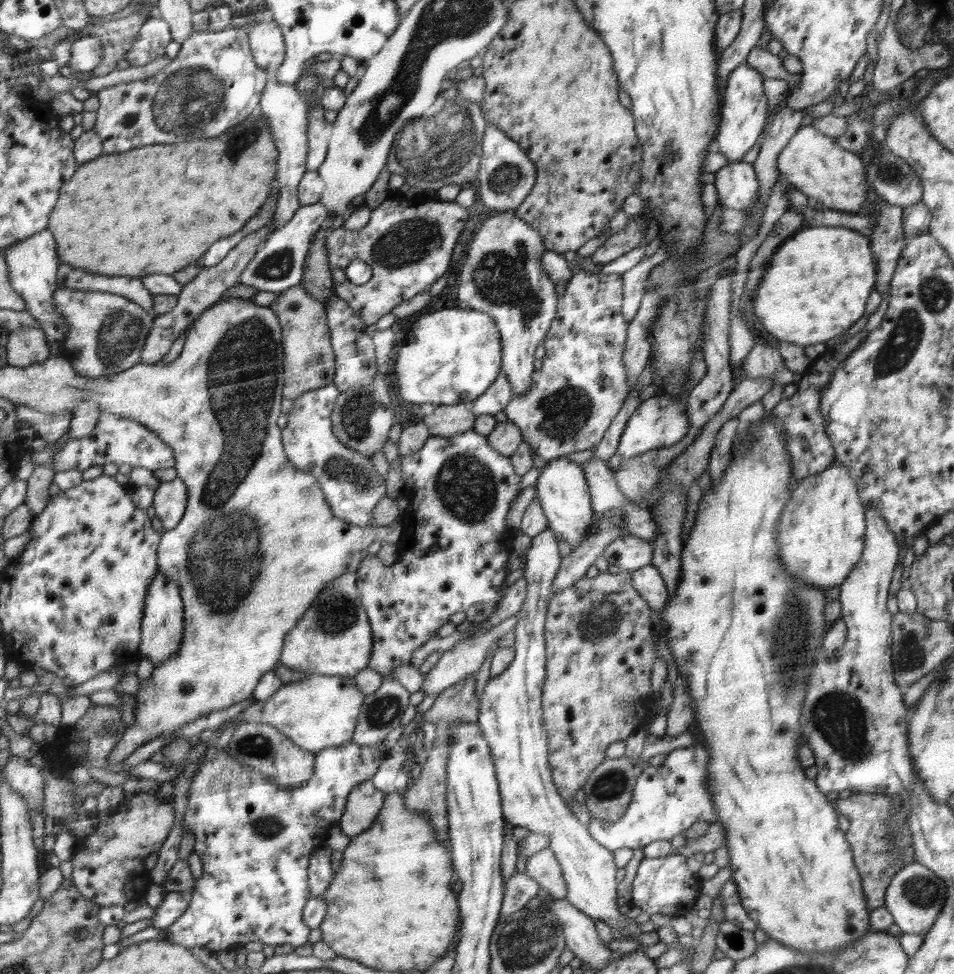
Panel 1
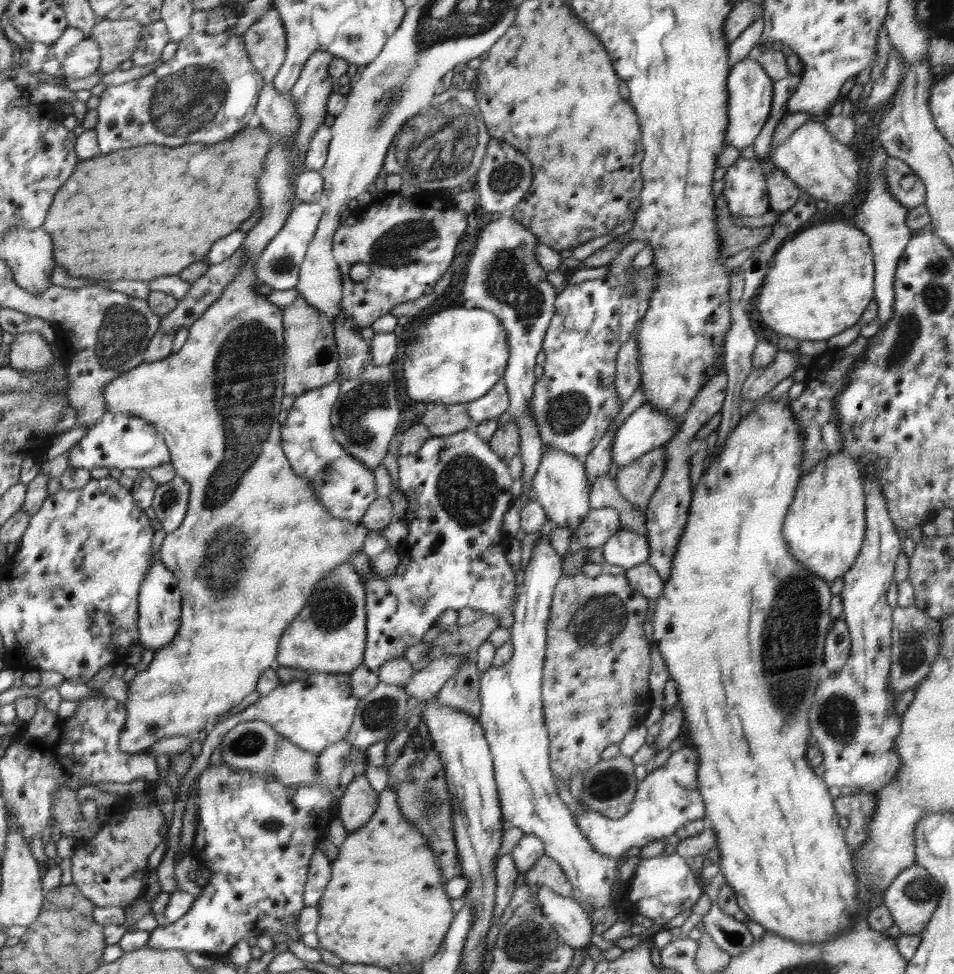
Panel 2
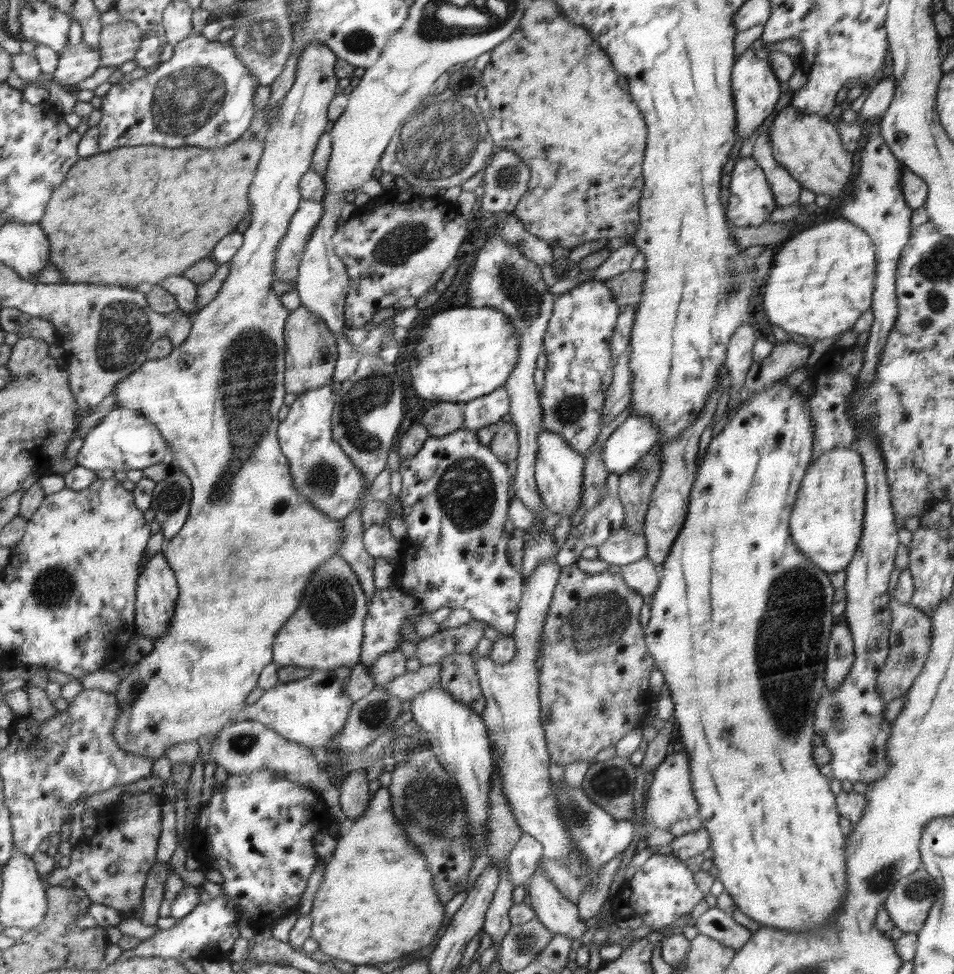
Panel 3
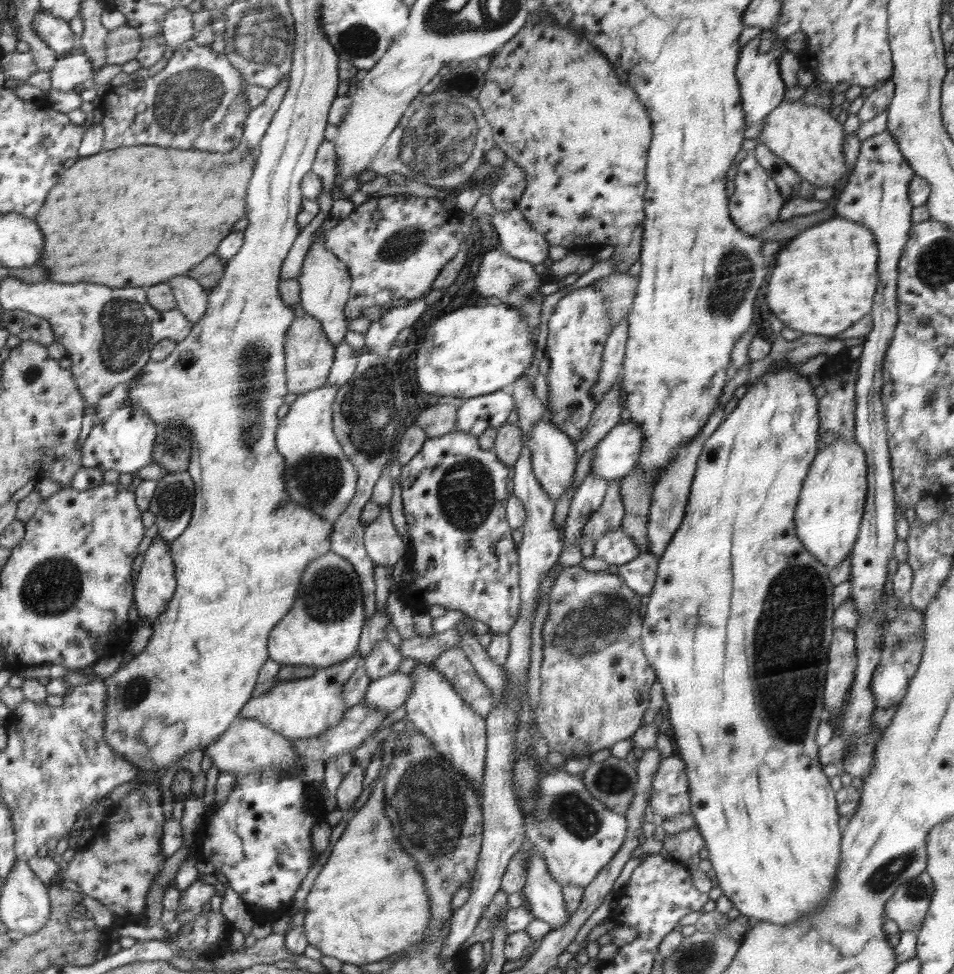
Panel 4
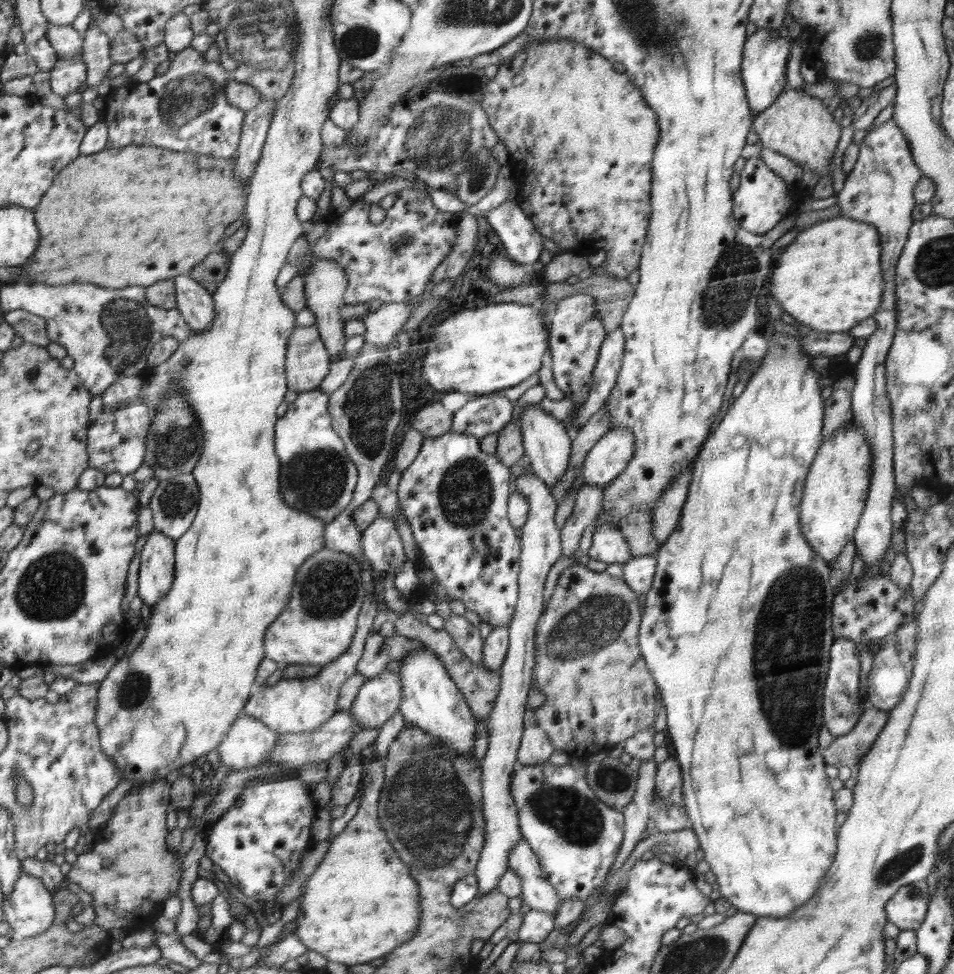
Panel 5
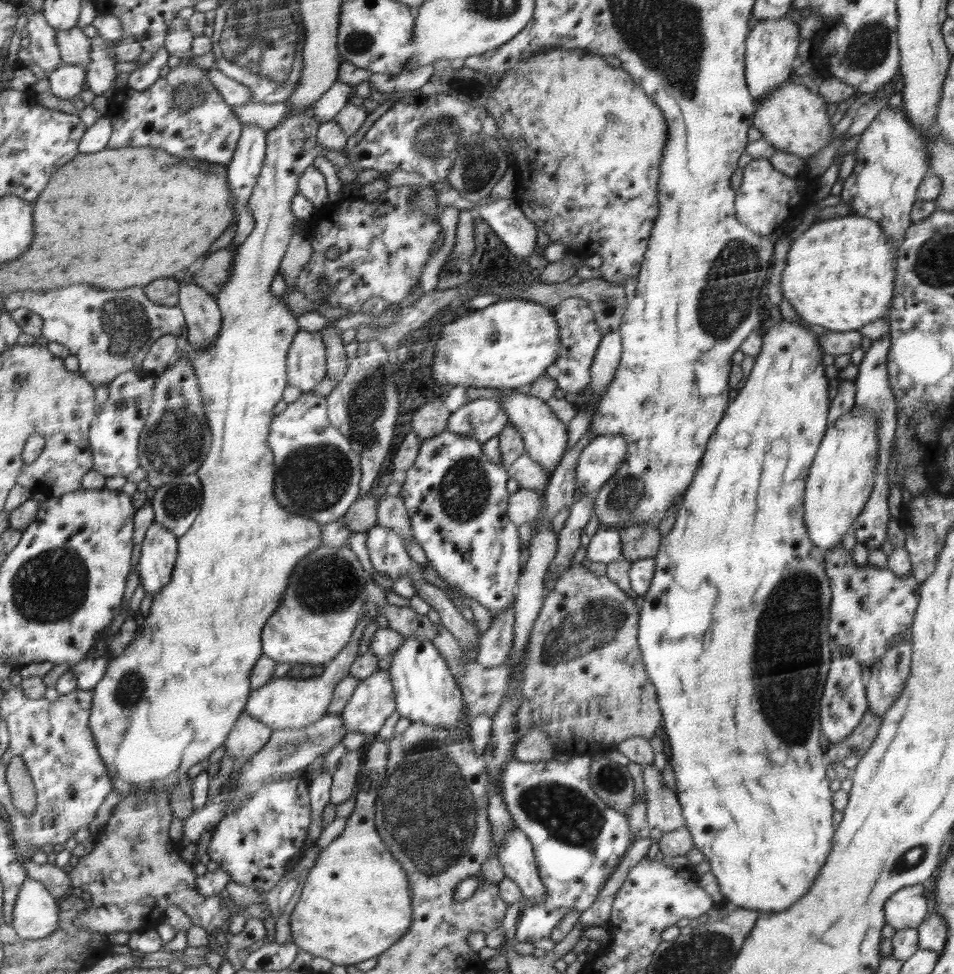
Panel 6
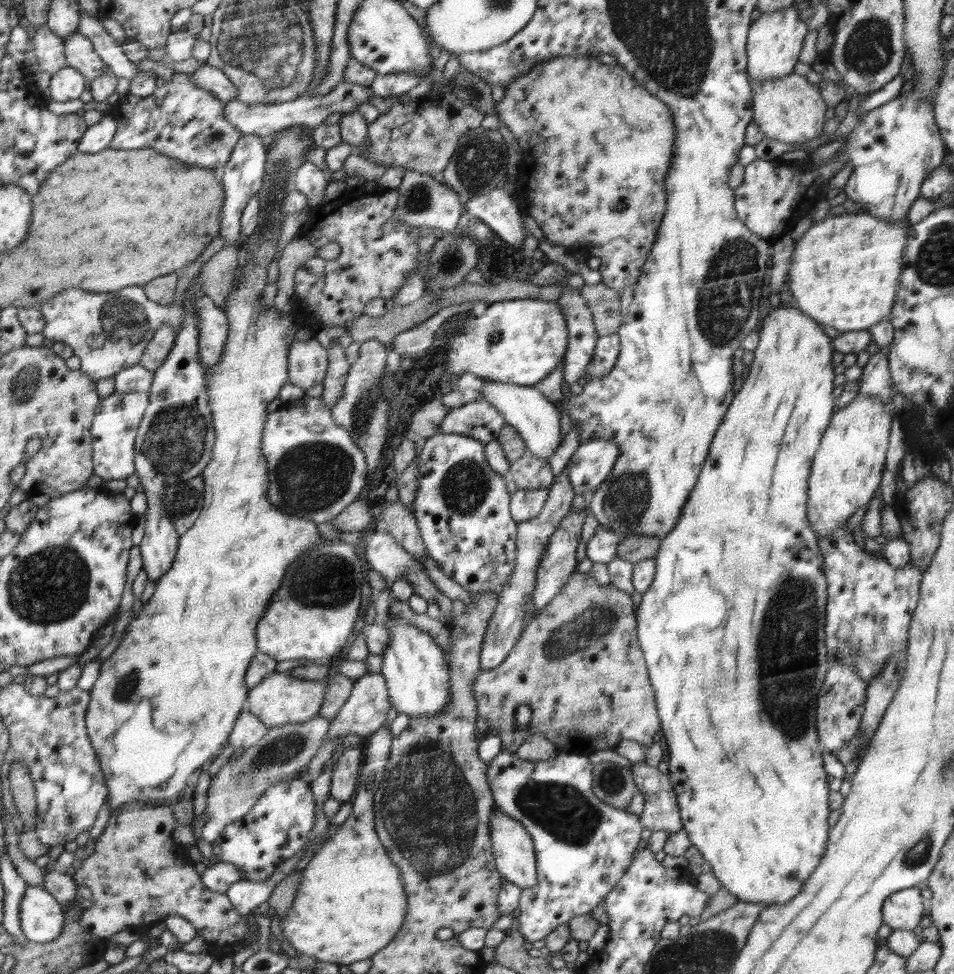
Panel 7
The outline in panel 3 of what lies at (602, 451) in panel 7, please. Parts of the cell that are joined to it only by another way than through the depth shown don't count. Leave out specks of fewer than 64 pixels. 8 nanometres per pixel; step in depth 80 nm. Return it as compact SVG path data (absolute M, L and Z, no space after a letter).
M630 415L608 437L602 453L602 462L609 474L619 476L633 468L659 442L661 432L652 419Z

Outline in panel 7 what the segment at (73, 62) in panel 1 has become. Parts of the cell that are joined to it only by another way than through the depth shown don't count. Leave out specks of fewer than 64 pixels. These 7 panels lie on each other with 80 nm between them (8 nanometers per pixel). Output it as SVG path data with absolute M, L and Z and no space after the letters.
M68 65L51 75L49 89L55 101L74 100L80 98L80 94L88 89L88 78Z

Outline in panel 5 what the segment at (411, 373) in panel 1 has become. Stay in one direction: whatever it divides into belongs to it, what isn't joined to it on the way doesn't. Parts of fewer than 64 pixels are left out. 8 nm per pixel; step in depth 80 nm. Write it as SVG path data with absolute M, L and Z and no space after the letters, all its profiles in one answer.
M501 302L479 305L448 316L436 326L434 338L422 359L422 378L434 390L464 394L494 393L510 388L534 374L548 346L548 328L544 330L536 305Z

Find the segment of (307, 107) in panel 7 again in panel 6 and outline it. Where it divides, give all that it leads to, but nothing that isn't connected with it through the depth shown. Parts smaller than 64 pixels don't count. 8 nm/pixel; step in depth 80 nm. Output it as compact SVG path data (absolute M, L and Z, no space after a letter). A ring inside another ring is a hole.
M337 81L311 106L313 117L319 124L332 121L344 107L348 106L351 92L354 92L354 86L352 88L350 84ZM249 102L242 106L234 106L233 109L244 126L256 125L267 133L279 125L289 113L289 106L285 102L276 104Z

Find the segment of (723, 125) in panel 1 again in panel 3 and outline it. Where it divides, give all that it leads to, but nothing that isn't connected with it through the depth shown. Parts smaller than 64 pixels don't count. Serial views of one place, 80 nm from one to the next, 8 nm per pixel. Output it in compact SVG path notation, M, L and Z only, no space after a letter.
M754 44L749 47L740 58L736 59L731 76L731 89L734 95L734 108L737 112L737 127L735 136L738 138L750 139L750 136L757 134L760 125L768 118L771 118L777 111L776 102L782 96L783 84L776 78L771 69L769 60L755 48Z

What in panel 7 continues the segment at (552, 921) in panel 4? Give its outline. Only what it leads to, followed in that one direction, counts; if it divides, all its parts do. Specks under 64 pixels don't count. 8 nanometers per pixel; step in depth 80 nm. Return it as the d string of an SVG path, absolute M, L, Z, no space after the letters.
M493 810L490 828L497 871L502 873L503 878L521 888L537 886L537 855L533 848L533 837L525 825L500 810Z

